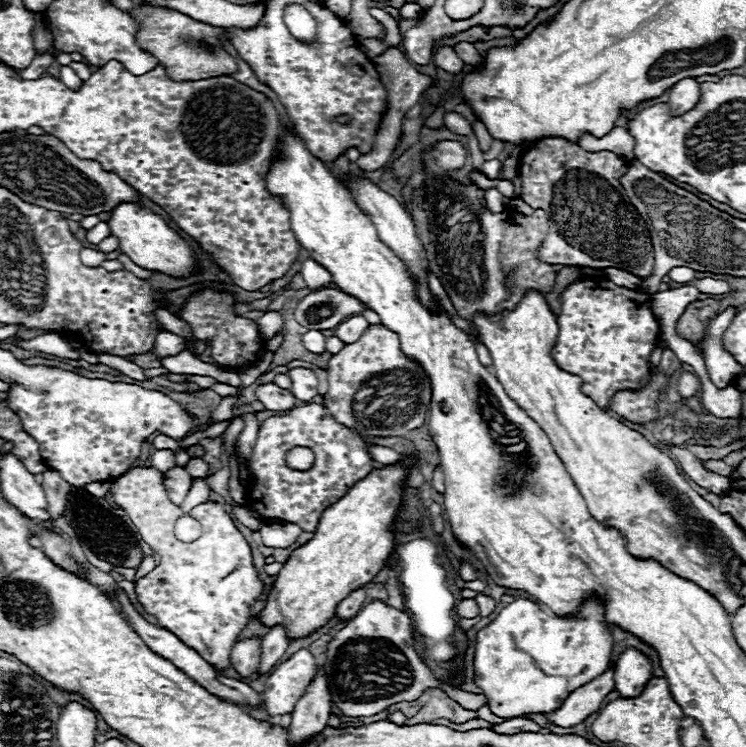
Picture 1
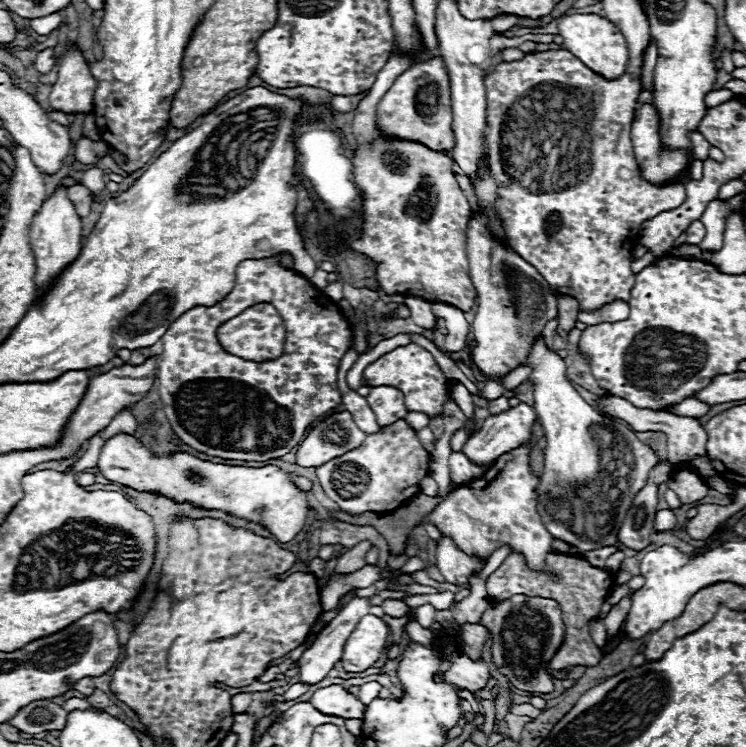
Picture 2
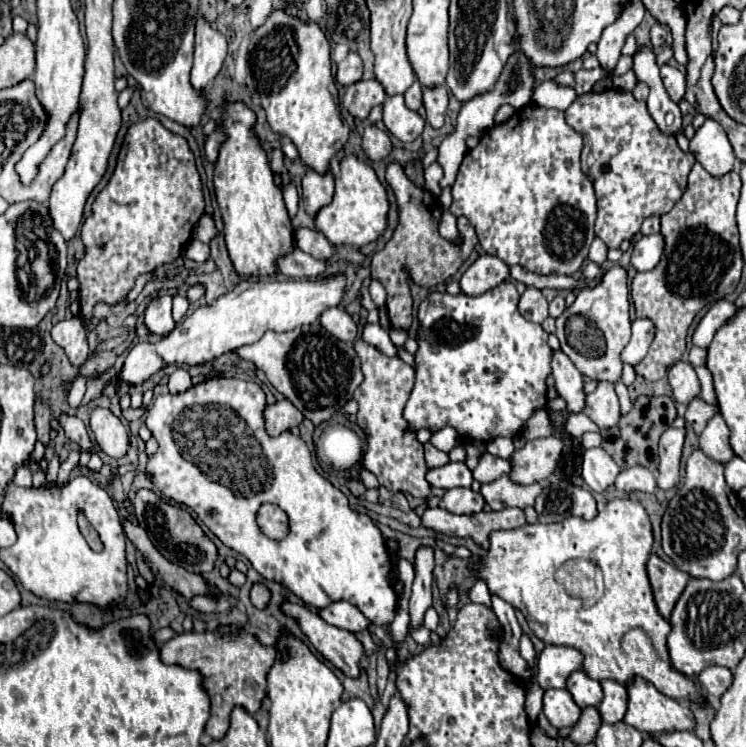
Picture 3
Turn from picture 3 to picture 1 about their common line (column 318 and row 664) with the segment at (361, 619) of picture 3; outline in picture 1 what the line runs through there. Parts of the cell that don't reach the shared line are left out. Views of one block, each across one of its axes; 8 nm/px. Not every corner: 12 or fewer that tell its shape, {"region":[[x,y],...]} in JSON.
{"region":[[614,664],[574,690],[550,720],[562,728],[594,714],[614,690]]}

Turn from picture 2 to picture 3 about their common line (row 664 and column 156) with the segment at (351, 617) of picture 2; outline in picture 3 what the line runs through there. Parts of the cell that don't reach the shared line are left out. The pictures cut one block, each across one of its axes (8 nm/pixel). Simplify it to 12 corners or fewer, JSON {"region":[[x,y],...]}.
{"region":[[172,296],[154,298],[144,322],[152,334],[166,336],[176,326]]}

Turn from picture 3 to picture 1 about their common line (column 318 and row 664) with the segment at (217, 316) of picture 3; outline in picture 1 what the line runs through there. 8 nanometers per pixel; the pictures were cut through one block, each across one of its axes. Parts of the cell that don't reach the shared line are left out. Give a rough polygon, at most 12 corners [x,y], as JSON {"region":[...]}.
{"region":[[298,650],[264,680],[264,710],[290,714],[314,678],[316,658]]}

